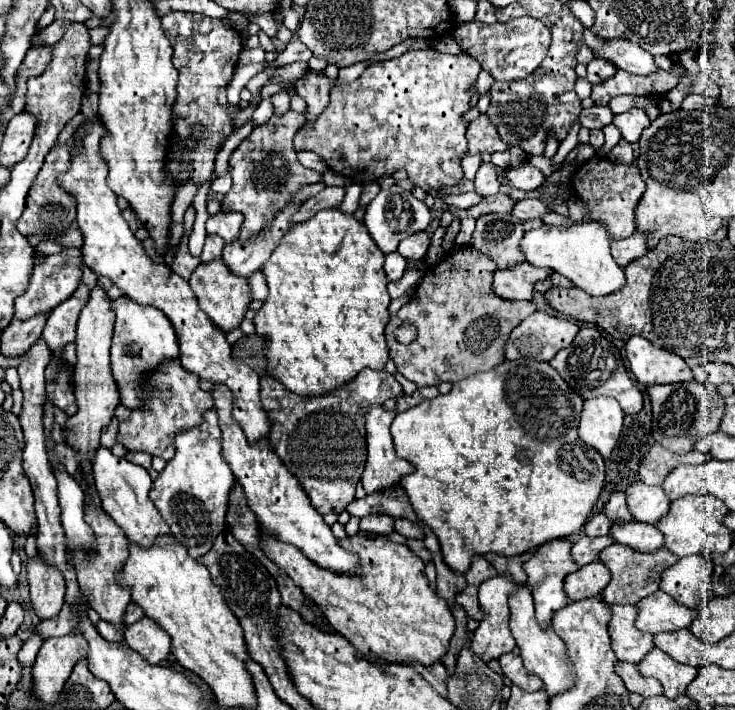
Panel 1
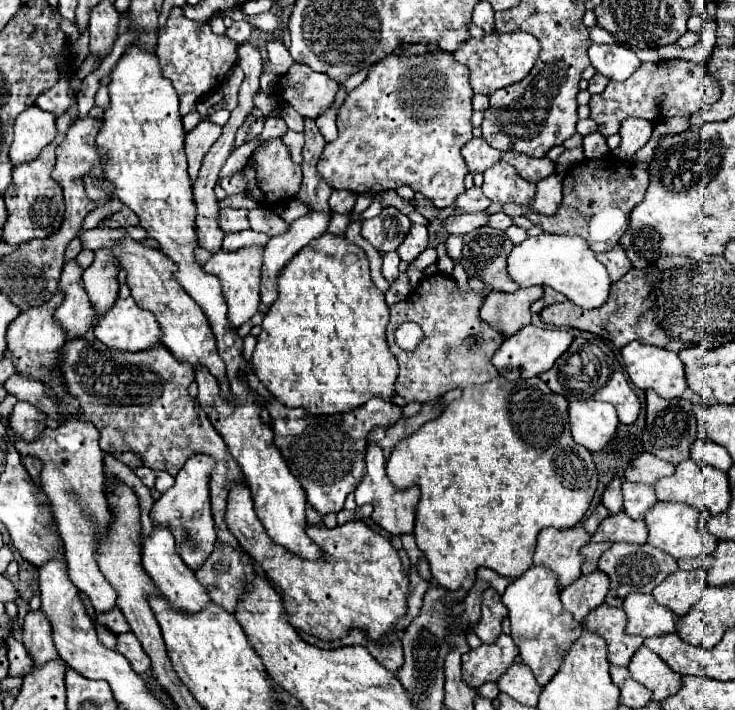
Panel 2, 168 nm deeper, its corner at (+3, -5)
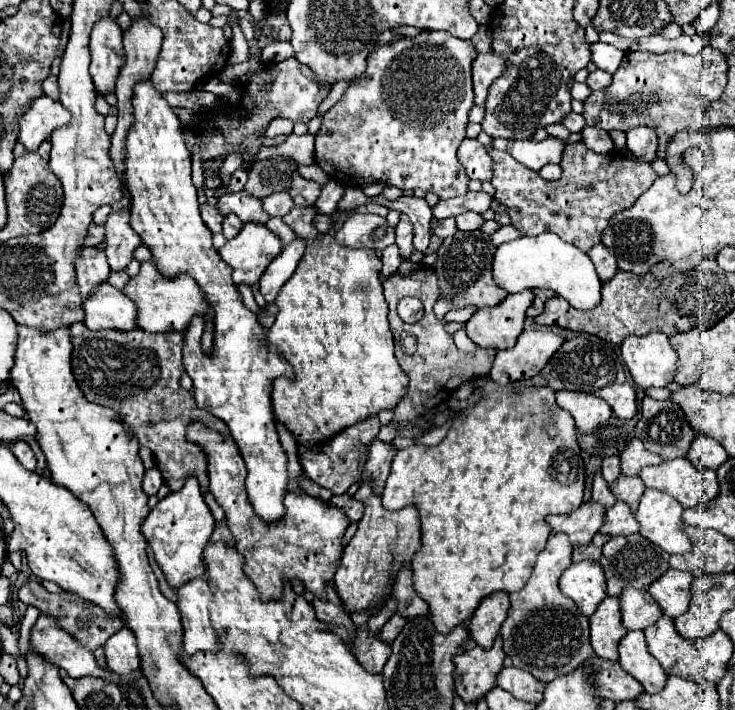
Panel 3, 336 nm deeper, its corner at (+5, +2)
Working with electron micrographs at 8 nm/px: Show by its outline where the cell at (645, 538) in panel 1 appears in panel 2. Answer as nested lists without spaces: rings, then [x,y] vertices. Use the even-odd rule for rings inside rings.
[[[620,511],[616,517],[606,517],[598,531],[592,535],[592,541],[610,541],[610,543],[636,543],[644,545],[648,539],[648,531],[644,521],[632,521]]]

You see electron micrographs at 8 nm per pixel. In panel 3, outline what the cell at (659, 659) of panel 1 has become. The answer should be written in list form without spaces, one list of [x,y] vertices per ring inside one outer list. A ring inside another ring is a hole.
[[[642,630],[628,632],[618,644],[618,652],[620,666],[644,686],[644,692],[656,694],[662,690],[666,684],[666,672],[662,670],[660,662],[650,656]]]

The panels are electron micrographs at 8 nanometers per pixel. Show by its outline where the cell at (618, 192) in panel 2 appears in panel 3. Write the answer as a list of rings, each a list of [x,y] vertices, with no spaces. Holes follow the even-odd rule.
[[[570,142],[566,146],[560,162],[562,176],[556,182],[544,180],[538,172],[522,166],[494,146],[486,146],[486,150],[494,160],[492,186],[496,188],[496,200],[508,208],[510,224],[524,236],[554,232],[584,252],[600,242],[608,220],[616,212],[630,208],[650,188],[654,178],[658,178],[648,162],[626,158],[620,152],[598,154],[586,148],[584,142]]]

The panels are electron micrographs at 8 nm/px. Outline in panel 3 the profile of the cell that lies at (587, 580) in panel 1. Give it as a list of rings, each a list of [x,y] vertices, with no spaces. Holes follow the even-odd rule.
[[[598,562],[572,564],[560,578],[560,590],[576,602],[584,616],[590,616],[606,598],[602,566]]]

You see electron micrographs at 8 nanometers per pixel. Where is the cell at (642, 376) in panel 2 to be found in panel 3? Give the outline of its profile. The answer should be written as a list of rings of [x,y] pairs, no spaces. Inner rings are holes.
[[[662,332],[628,336],[622,342],[622,358],[640,388],[662,388],[674,380],[676,352]]]

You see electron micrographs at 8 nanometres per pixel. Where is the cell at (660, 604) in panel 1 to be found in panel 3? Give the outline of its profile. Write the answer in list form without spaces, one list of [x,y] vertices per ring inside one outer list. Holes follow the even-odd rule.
[[[624,588],[618,598],[620,598],[622,624],[626,630],[644,630],[662,616],[660,606],[646,590]]]

